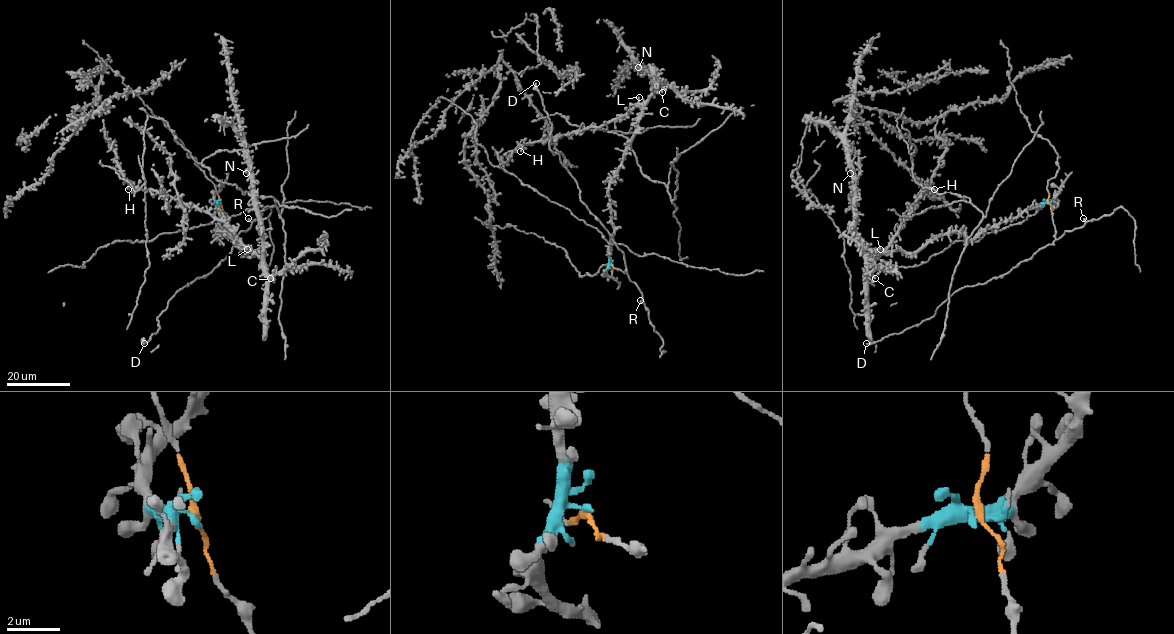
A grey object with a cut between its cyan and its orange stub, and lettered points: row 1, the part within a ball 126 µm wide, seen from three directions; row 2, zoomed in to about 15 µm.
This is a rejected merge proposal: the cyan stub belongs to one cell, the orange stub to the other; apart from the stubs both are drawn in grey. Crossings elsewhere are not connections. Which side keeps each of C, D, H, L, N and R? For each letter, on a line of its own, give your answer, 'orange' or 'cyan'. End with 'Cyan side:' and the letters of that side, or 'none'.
C: cyan
D: orange
H: cyan
L: cyan
N: cyan
R: orange
Cyan side: C, H, L, N

